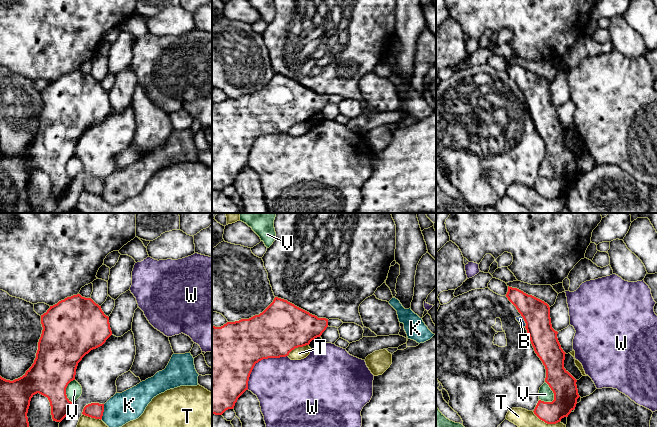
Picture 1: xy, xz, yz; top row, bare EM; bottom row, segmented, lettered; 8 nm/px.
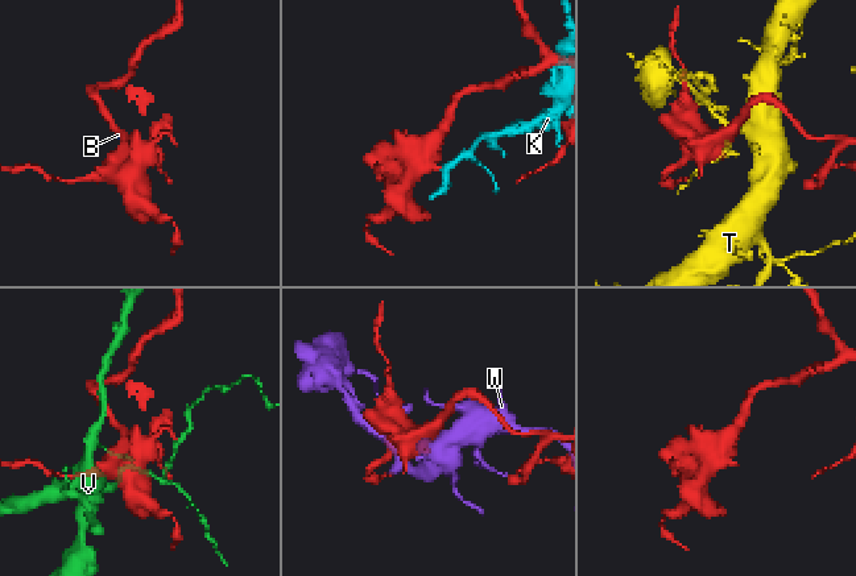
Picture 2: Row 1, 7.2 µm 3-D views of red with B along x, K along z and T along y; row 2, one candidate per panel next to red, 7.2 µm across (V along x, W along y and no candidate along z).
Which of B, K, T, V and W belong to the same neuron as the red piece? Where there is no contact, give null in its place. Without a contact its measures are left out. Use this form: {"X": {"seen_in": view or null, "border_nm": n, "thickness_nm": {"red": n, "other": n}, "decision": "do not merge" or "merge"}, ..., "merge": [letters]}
{"B": {"seen_in": "yz", "border_nm": 110, "thickness_nm": {"red": 220, "other": 50}, "decision": "do not merge"}, "K": {"seen_in": "xy", "border_nm": 130, "thickness_nm": {"red": 130, "other": 240}, "decision": "do not merge"}, "T": {"seen_in": "yz", "border_nm": 240, "thickness_nm": {"red": 190, "other": 220}, "decision": "do not merge"}, "V": {"seen_in": "yz", "border_nm": 180, "thickness_nm": {"red": 200, "other": 110}, "decision": "do not merge"}, "W": {"seen_in": "xz", "border_nm": 420, "thickness_nm": {"red": 460, "other": 420}, "decision": "do not merge"}, "merge": []}

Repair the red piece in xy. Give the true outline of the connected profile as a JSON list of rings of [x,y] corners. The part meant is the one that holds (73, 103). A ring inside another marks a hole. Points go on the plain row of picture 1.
[[[80,70],[67,73],[50,82],[41,91],[43,103],[36,134],[26,149],[13,157],[0,152],[0,213],[32,211],[28,198],[31,174],[39,169],[48,174],[53,197],[61,198],[71,187],[73,178],[66,171],[68,160],[75,156],[78,139],[91,126],[102,122],[112,111],[109,93],[91,74]]]

